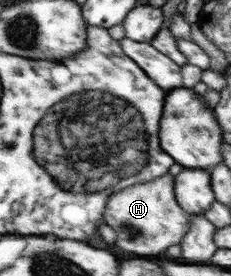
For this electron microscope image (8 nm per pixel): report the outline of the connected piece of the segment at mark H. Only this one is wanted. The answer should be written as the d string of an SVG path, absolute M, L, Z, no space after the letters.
M170 174L151 182L129 186L115 196L109 196L109 208L105 208L106 218L109 220L108 225L113 226L119 236L117 246L141 256L159 256L171 246L181 244L181 240L191 230L192 216L179 203L175 177Z

